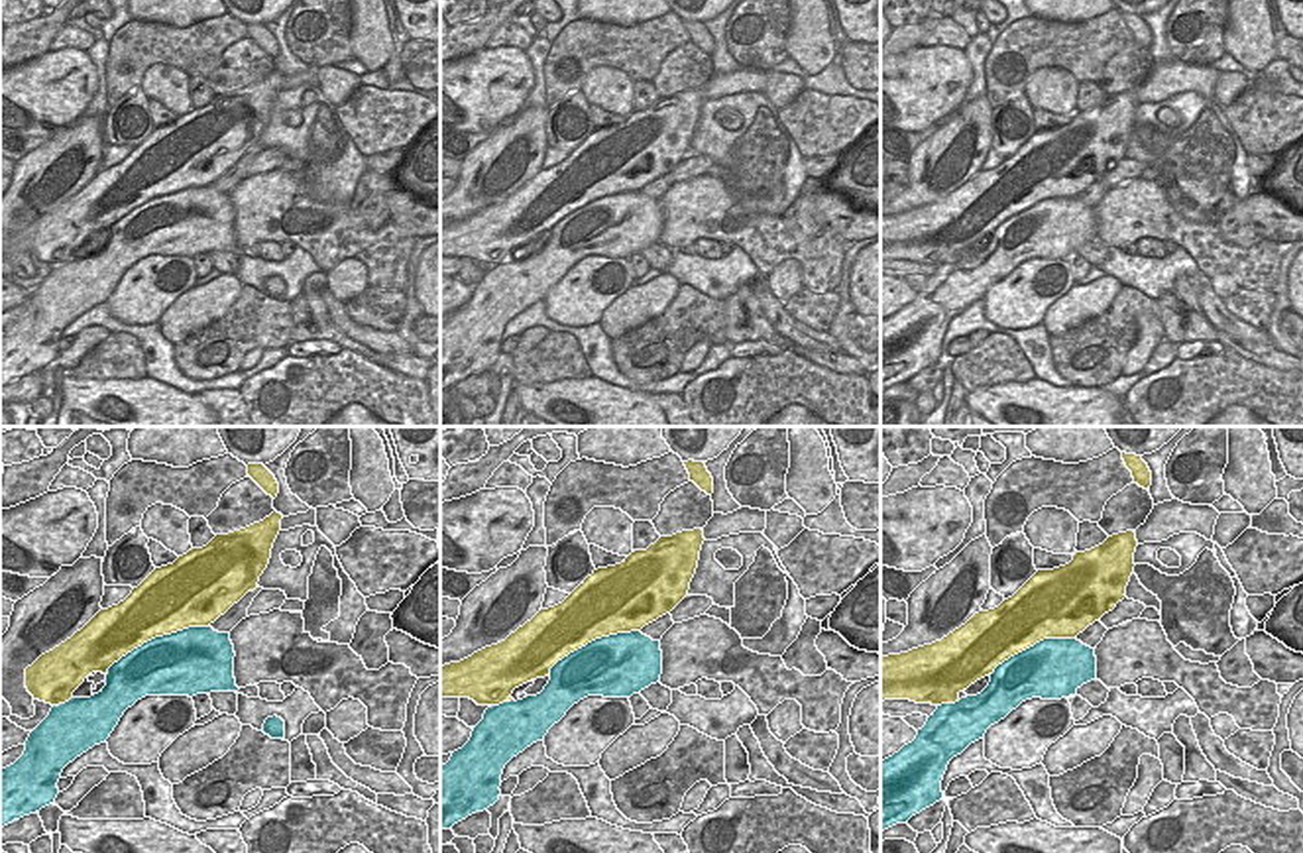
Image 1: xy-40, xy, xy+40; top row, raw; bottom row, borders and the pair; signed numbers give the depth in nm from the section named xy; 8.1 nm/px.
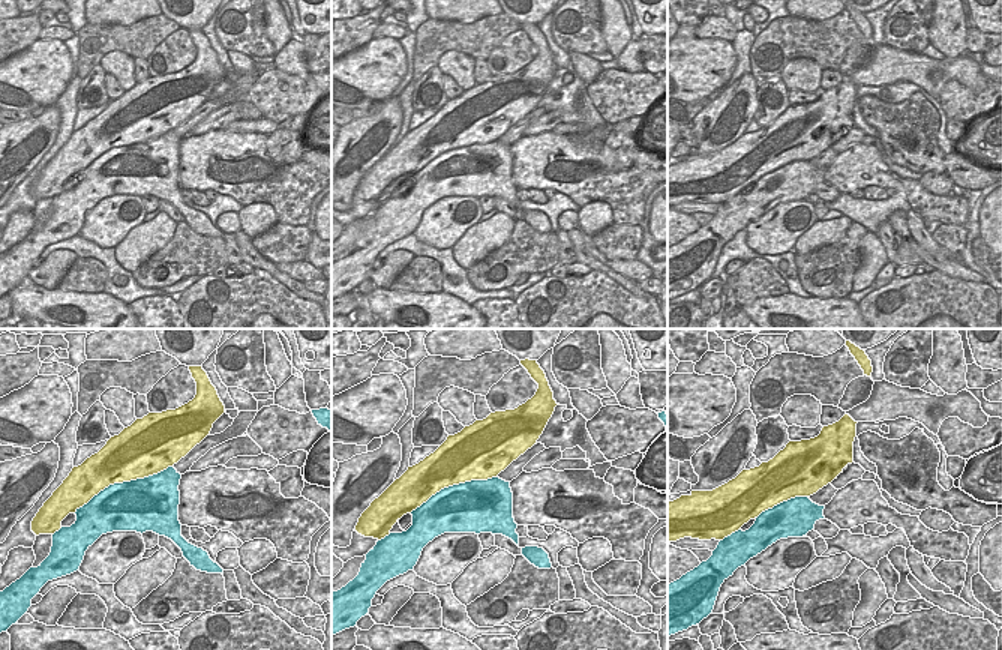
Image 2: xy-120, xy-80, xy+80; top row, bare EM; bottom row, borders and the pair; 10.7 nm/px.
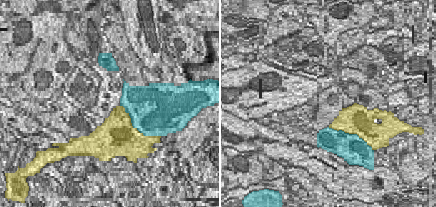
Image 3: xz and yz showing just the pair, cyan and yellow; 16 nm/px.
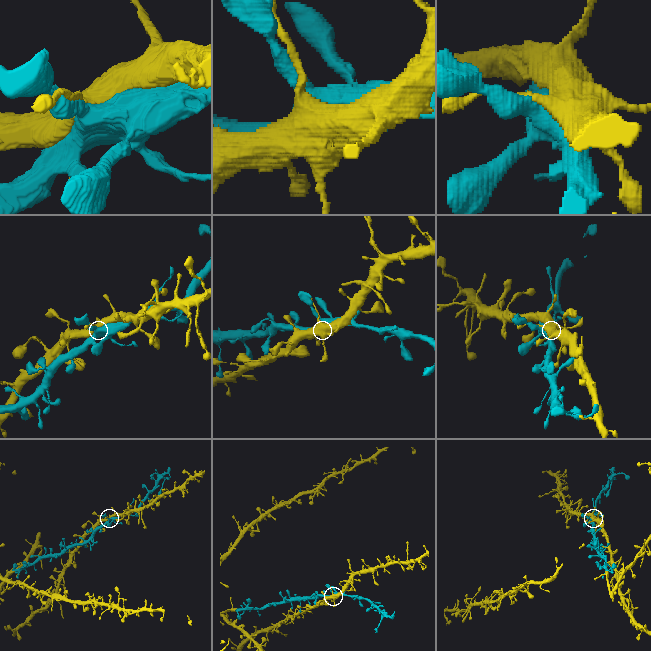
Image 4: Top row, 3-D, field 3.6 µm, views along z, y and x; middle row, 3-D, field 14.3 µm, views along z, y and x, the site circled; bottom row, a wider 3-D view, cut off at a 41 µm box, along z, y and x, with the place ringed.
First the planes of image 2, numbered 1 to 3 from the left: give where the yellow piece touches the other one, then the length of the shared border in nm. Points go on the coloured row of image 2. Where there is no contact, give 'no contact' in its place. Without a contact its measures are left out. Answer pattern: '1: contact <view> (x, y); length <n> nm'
1: contact xy-120 (123, 482); length 1150 nm
2: contact xy-80 (453, 485); length 1000 nm
3: contact xy+80 (783, 502); length 600 nm

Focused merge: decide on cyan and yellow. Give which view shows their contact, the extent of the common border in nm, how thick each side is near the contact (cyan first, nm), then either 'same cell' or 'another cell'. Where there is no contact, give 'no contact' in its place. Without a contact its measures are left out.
xy-40 | 900 nm | 480/460 nm | same cell

